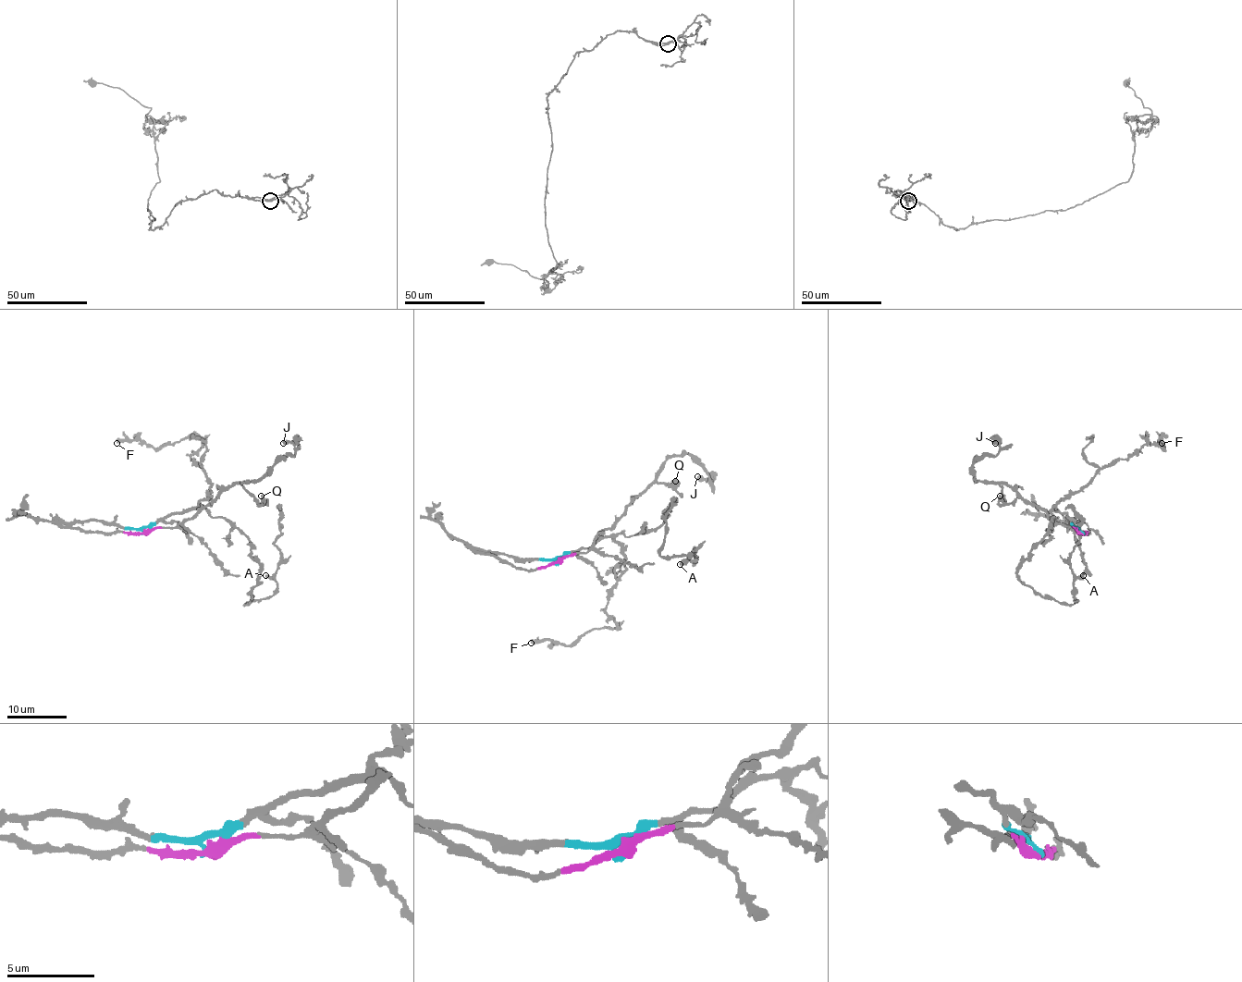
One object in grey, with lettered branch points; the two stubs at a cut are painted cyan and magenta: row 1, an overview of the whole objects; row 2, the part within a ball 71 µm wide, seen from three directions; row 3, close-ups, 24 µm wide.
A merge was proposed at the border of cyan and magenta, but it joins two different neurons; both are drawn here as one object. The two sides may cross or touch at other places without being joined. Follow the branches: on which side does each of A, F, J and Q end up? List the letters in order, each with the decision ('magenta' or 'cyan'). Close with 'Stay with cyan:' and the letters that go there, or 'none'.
A: cyan
F: cyan
J: magenta
Q: magenta
Stay with cyan: A, F

